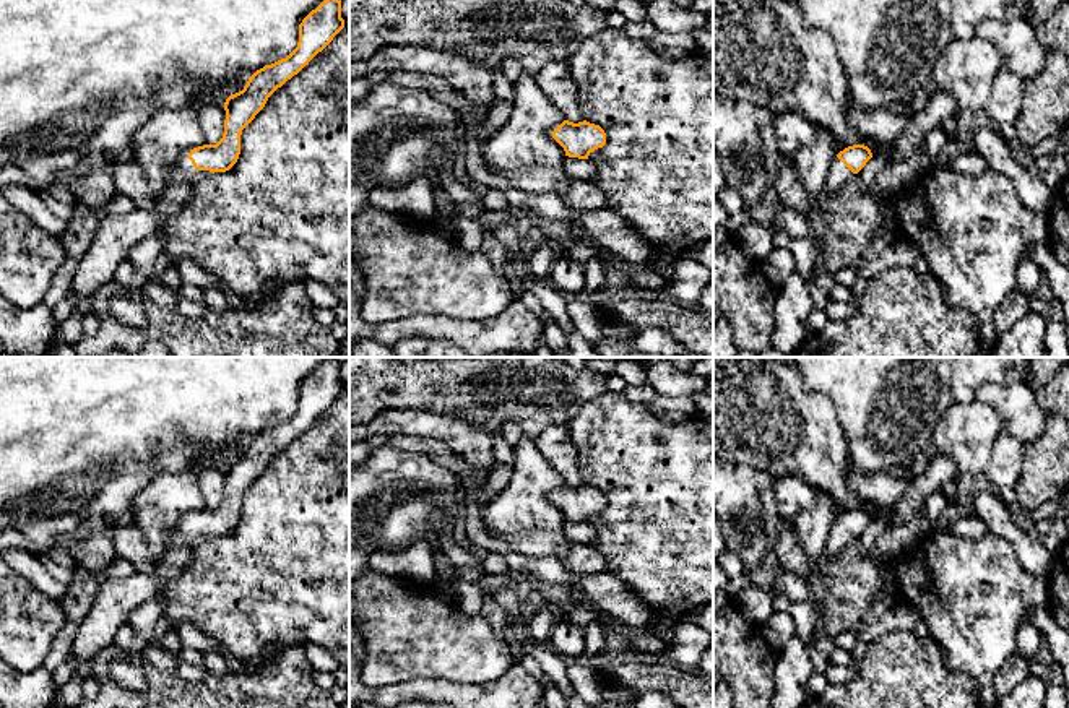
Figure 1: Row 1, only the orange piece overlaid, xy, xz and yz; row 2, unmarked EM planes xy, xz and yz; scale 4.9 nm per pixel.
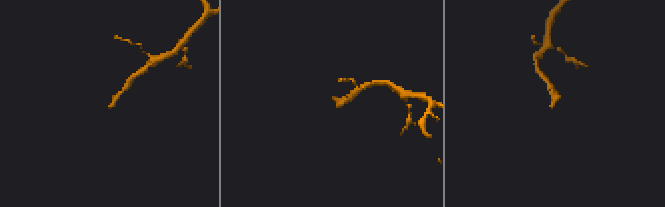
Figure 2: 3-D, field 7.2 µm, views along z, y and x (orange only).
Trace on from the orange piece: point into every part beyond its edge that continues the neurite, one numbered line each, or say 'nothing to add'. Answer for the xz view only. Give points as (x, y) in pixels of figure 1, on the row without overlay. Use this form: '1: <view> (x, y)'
nothing to add

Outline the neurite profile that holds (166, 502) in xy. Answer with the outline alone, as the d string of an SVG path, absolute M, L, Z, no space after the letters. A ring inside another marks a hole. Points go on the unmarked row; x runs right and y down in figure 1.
M192 461L185 469L161 473L136 494L133 525L140 528L153 562L172 549L175 529L188 523L193 512L205 508L200 469L200 463Z

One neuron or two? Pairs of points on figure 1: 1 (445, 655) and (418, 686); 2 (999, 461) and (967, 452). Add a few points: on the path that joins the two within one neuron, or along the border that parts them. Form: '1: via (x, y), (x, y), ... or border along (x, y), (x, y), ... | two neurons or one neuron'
1: border along (462, 684), (441, 679), (406, 679), (387, 686) | two neurons
2: border along (1003, 429), (993, 444), (991, 460), (983, 473) | two neurons

